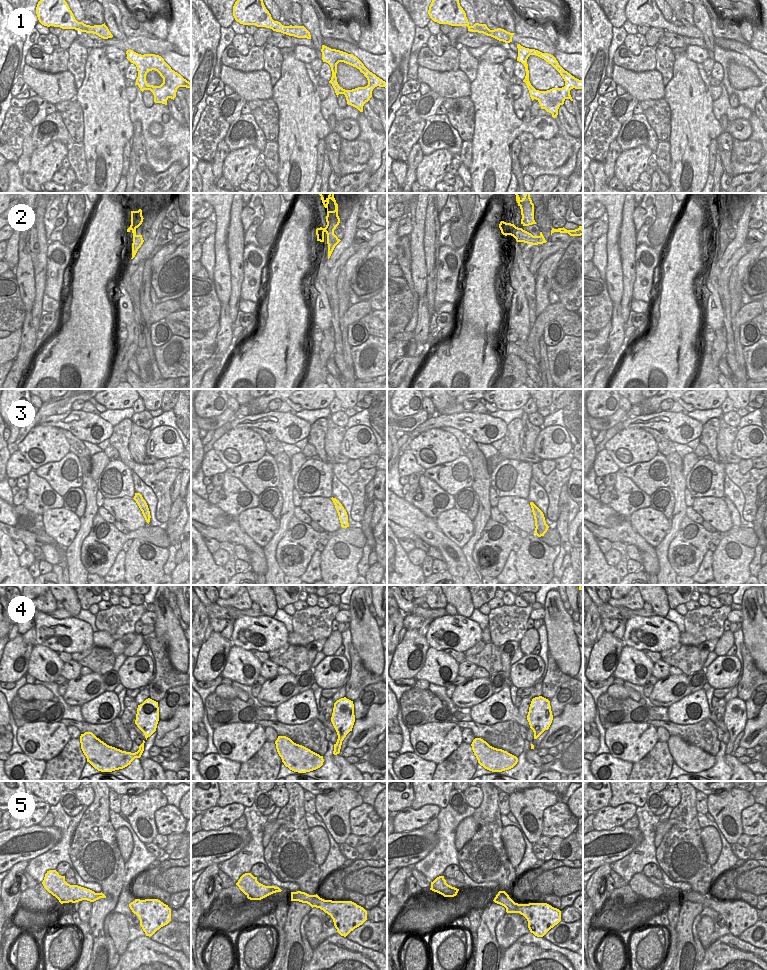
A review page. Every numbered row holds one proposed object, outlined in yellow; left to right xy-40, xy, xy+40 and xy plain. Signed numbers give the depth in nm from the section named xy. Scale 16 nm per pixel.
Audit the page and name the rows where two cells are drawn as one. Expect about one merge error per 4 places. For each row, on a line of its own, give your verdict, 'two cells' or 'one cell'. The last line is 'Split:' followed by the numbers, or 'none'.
1: two cells
2: two cells
3: one cell
4: one cell
5: one cell
Split: 1, 2

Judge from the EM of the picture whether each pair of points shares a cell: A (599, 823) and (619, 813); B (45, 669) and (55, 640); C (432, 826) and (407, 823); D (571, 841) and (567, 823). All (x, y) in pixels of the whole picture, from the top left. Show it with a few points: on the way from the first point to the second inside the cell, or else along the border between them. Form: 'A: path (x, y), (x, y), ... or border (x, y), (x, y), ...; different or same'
A: path (604, 819), (614, 816); same
B: border (36, 643), (45, 645), (55, 652); different
C: border (435, 817), (421, 828); different
D: border (572, 832), (563, 839); different

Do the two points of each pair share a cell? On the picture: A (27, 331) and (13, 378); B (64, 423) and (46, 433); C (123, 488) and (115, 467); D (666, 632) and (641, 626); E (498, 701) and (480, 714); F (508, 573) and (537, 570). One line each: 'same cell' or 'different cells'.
A: same cell
B: different cells
C: same cell
D: same cell
E: same cell
F: different cells

